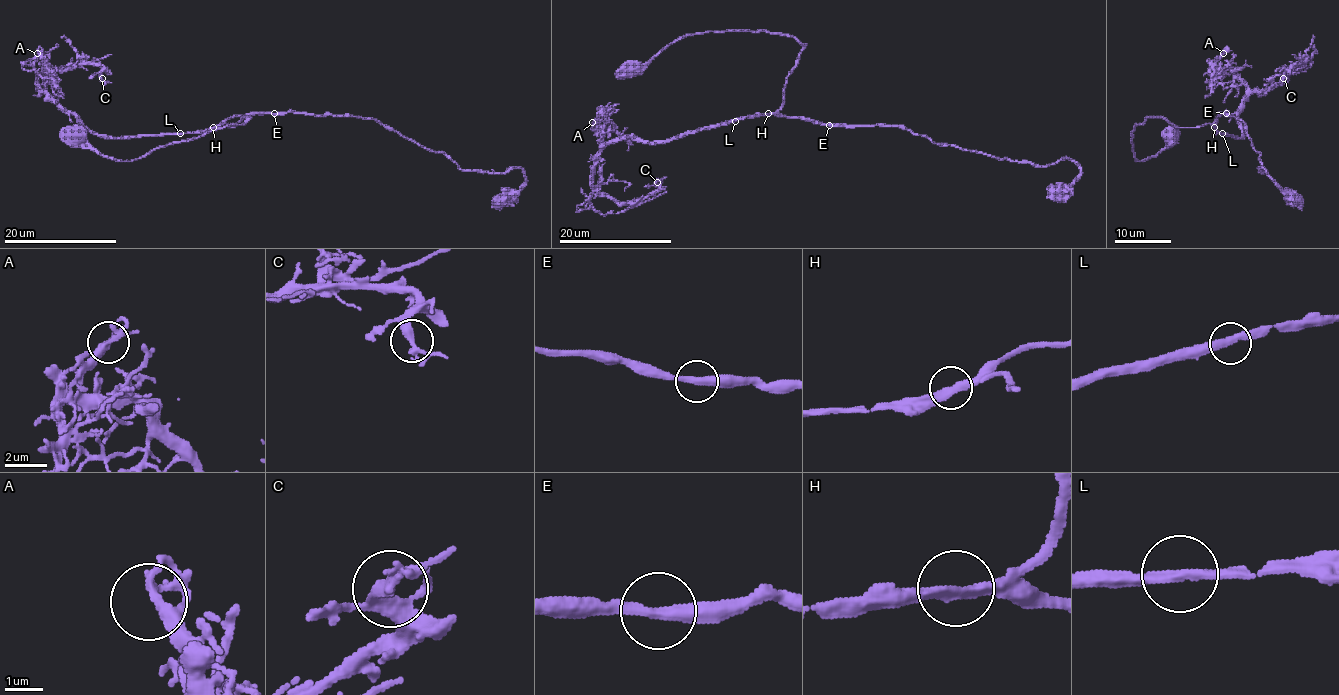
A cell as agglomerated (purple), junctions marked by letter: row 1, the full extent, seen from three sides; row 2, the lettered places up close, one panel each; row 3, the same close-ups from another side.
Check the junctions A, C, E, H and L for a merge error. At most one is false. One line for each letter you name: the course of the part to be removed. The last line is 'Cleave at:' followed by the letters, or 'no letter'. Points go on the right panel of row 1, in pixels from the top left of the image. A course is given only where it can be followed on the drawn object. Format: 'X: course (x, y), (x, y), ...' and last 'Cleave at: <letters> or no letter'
Cleave at: no letter

